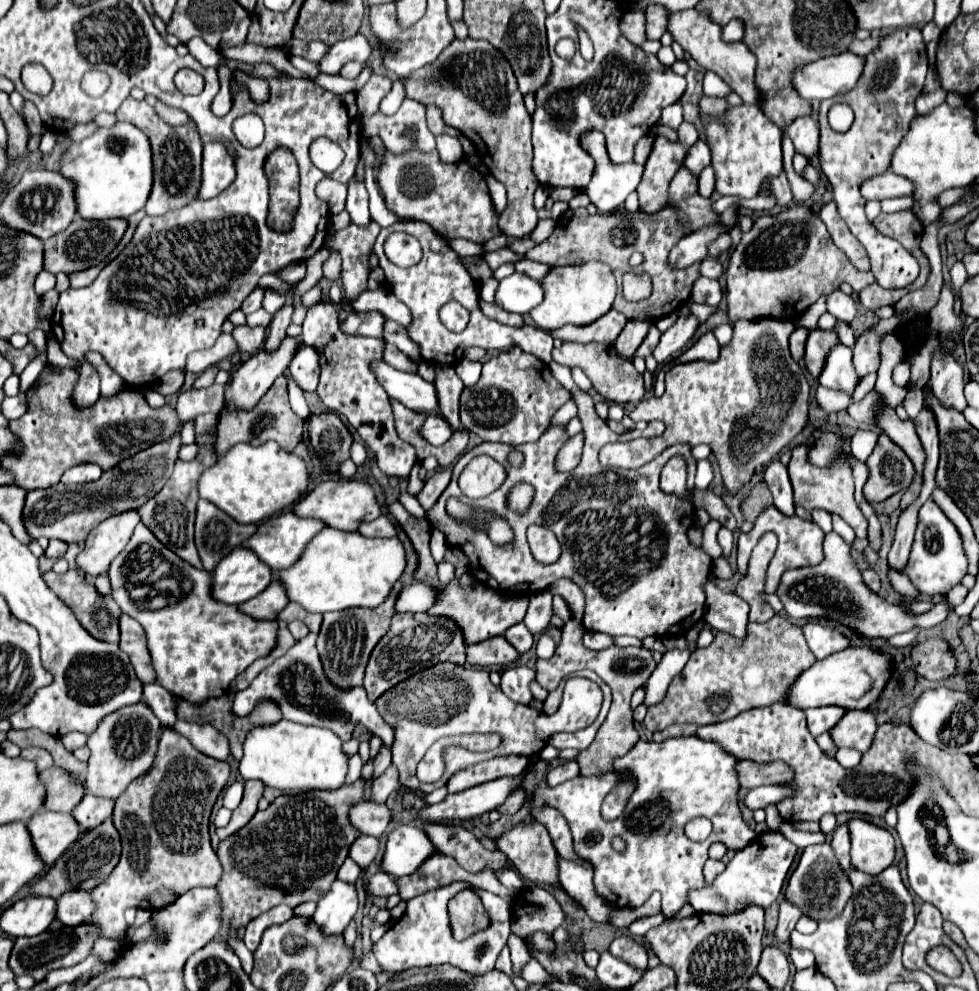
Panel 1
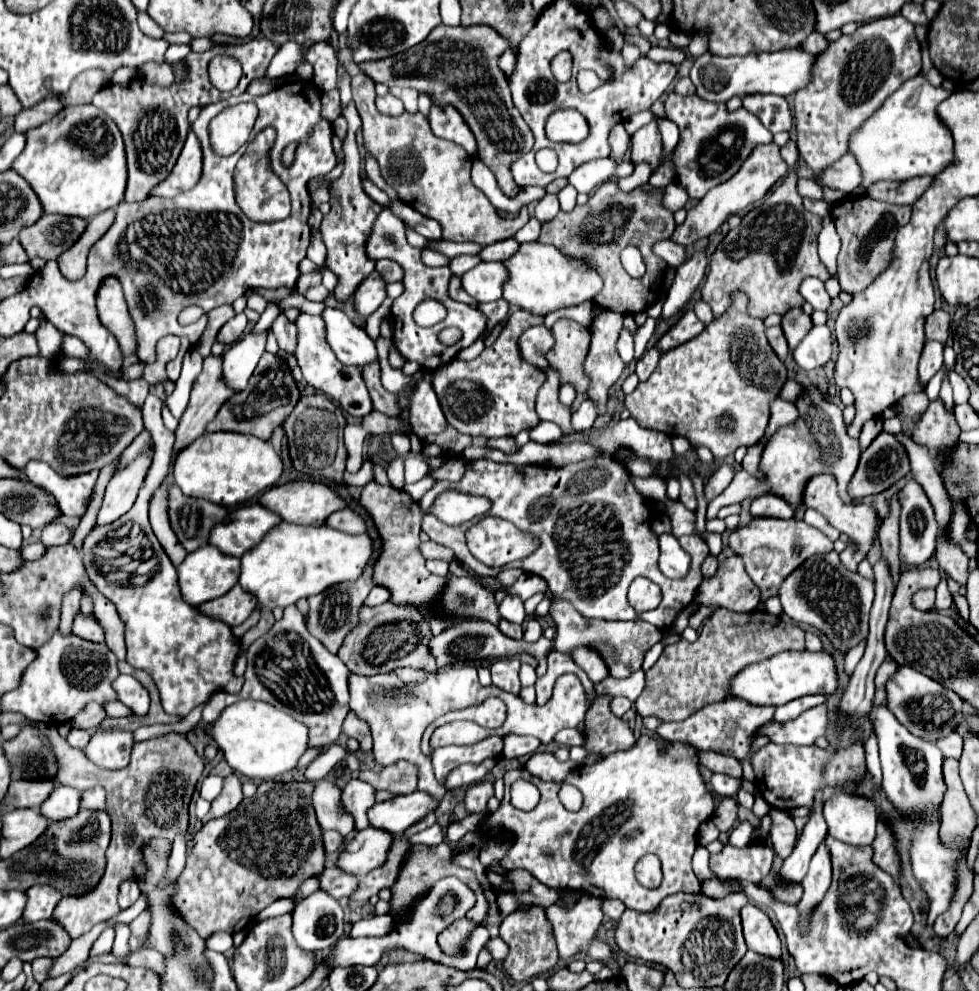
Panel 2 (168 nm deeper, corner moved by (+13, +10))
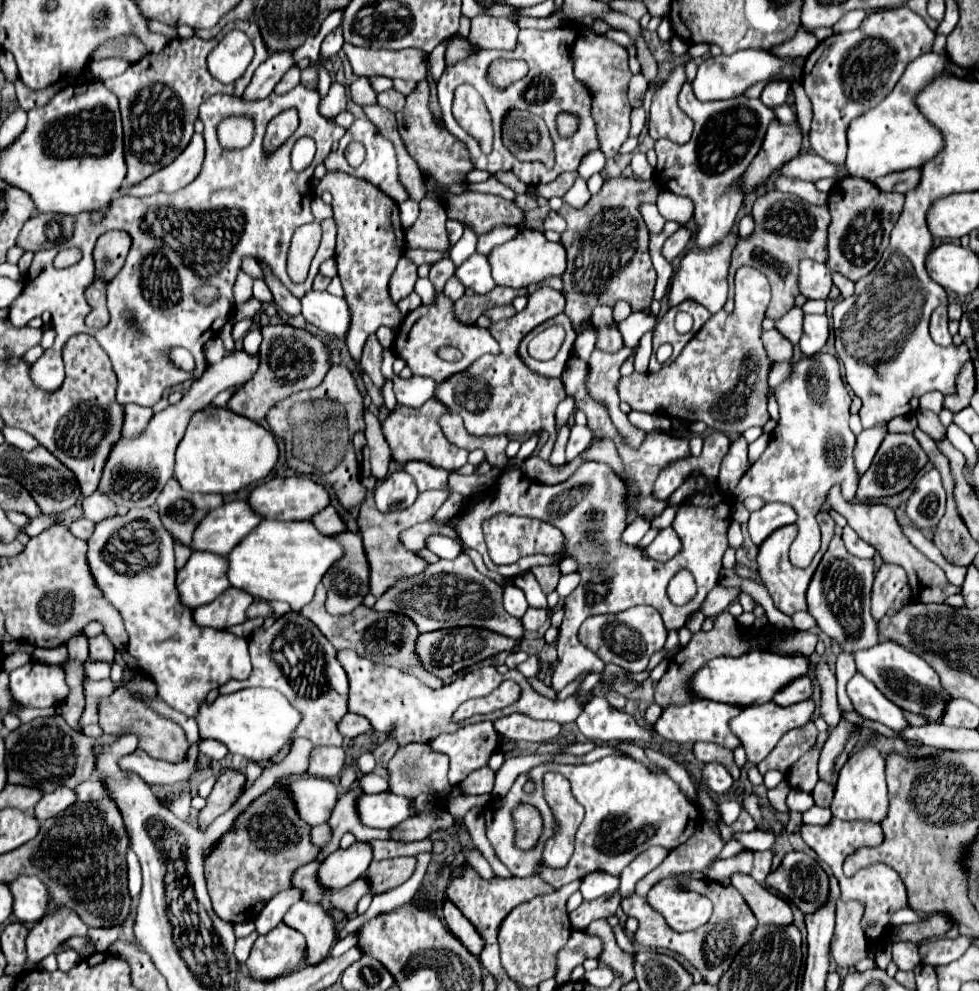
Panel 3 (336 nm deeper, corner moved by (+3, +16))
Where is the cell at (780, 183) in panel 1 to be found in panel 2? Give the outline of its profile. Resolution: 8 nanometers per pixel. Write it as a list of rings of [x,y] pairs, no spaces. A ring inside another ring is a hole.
[[[775,142],[767,144],[767,146],[757,146],[755,154],[751,154],[751,158],[747,158],[747,162],[741,166],[741,170],[727,180],[725,184],[715,186],[711,192],[705,194],[705,198],[701,198],[689,212],[683,224],[679,224],[671,236],[671,240],[675,244],[683,244],[683,246],[691,246],[701,238],[709,238],[713,232],[717,232],[721,228],[721,224],[731,216],[741,212],[743,208],[747,208],[749,204],[759,202],[777,180],[781,180],[783,176],[787,176],[787,164],[783,162],[783,158],[779,156],[779,146]]]

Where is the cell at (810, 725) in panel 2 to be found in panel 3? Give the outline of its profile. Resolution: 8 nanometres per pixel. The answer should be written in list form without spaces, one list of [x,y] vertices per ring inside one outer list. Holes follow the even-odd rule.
[[[805,700],[805,702],[799,702],[799,704],[793,704],[793,706],[777,706],[773,702],[767,702],[767,704],[753,704],[753,706],[745,706],[741,708],[741,712],[729,720],[729,728],[731,732],[741,740],[741,746],[745,748],[747,752],[747,760],[751,764],[759,764],[775,746],[777,742],[781,740],[781,736],[793,728],[799,728],[803,724],[807,724],[813,716],[813,710],[815,710],[815,704],[813,700]]]

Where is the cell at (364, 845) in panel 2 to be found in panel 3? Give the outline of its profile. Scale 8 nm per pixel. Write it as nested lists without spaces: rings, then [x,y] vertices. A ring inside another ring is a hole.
[[[355,842],[347,850],[339,848],[333,852],[333,856],[327,856],[321,862],[317,870],[317,882],[331,892],[345,888],[365,874],[365,868],[371,864],[371,860],[371,846],[367,842]]]

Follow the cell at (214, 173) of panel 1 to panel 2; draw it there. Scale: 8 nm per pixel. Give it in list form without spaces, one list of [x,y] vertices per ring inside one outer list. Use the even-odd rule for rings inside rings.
[[[189,132],[181,156],[175,164],[175,170],[171,172],[171,176],[167,176],[167,182],[161,182],[151,194],[173,198],[181,192],[191,190],[191,186],[195,186],[201,176],[203,176],[203,150],[197,136]]]

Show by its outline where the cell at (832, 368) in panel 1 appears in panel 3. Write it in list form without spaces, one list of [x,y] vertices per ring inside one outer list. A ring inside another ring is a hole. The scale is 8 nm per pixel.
[[[807,314],[803,320],[803,336],[799,340],[799,348],[805,356],[813,356],[821,352],[829,336],[829,322],[827,316]]]

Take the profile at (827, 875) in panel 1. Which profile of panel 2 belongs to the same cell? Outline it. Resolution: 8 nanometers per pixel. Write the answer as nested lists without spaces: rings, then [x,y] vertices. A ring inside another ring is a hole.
[[[769,810],[769,816],[773,818],[773,828],[771,828],[771,842],[779,858],[791,856],[791,850],[797,844],[797,830],[793,820],[789,818],[787,812],[783,810]]]

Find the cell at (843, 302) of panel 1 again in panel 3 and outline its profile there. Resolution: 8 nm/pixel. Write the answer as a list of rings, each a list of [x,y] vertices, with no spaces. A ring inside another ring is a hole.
[[[809,258],[799,262],[799,290],[805,298],[825,300],[829,296],[831,286],[831,272],[825,264]]]

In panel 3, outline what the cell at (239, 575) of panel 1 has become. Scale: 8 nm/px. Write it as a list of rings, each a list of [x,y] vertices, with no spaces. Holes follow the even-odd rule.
[[[193,552],[189,562],[177,572],[181,604],[191,610],[209,604],[225,592],[225,588],[229,588],[229,582],[225,582],[225,560],[221,560],[221,556]]]

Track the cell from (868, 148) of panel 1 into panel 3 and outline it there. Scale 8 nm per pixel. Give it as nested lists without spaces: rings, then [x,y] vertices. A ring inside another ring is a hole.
[[[907,6],[869,12],[853,32],[825,38],[807,56],[803,66],[803,88],[813,104],[813,124],[809,142],[815,154],[831,164],[845,164],[845,132],[853,118],[877,106],[895,88],[907,64],[933,48],[935,32]]]

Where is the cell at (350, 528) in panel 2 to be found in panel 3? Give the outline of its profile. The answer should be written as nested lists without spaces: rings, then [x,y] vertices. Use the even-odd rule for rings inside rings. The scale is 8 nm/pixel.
[[[327,506],[321,512],[317,512],[317,516],[311,518],[311,524],[325,536],[331,536],[331,534],[337,534],[337,532],[345,530],[343,520],[339,518],[339,514],[333,506]]]

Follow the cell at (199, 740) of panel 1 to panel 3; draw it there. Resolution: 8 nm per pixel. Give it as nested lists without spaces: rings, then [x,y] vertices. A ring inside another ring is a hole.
[[[201,740],[199,752],[203,752],[205,756],[209,756],[211,760],[221,760],[221,758],[225,758],[227,748],[223,744],[217,744],[215,740]]]

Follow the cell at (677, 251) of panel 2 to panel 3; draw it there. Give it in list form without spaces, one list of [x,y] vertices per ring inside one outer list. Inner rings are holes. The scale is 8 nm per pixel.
[[[641,204],[639,212],[641,212],[641,216],[643,216],[643,220],[645,220],[647,228],[649,228],[649,232],[659,234],[659,232],[663,230],[665,218],[659,214],[659,210],[657,210],[657,206],[655,206],[655,204]]]

